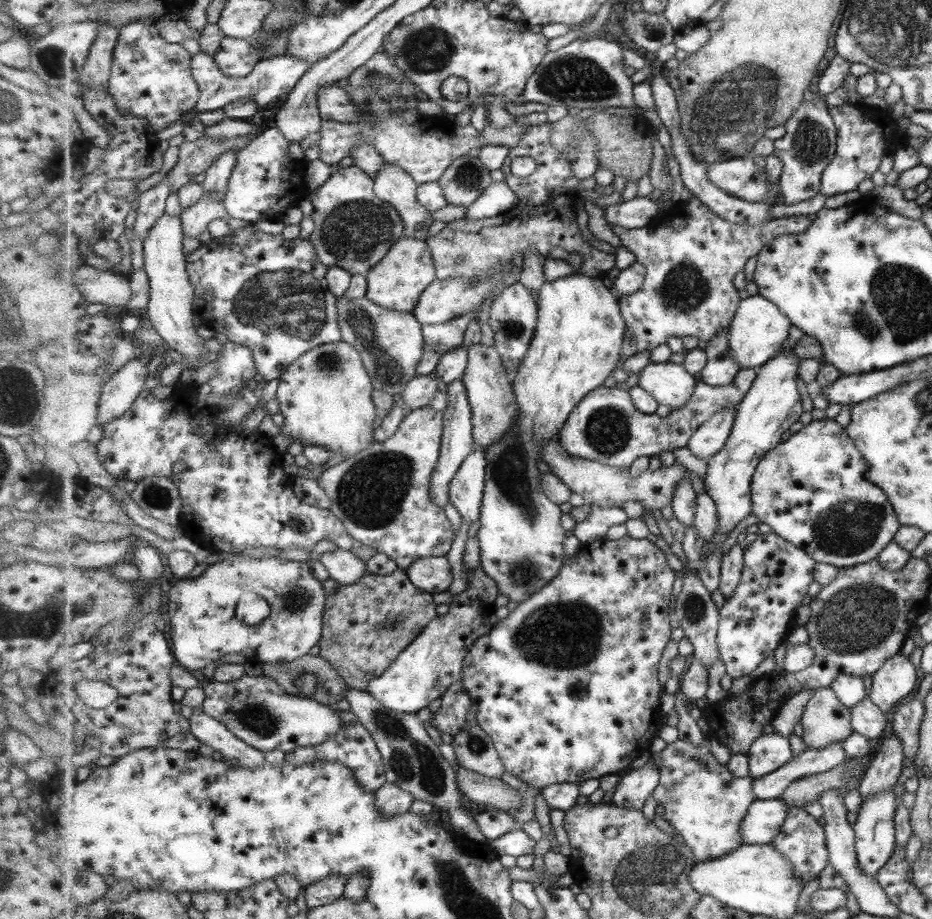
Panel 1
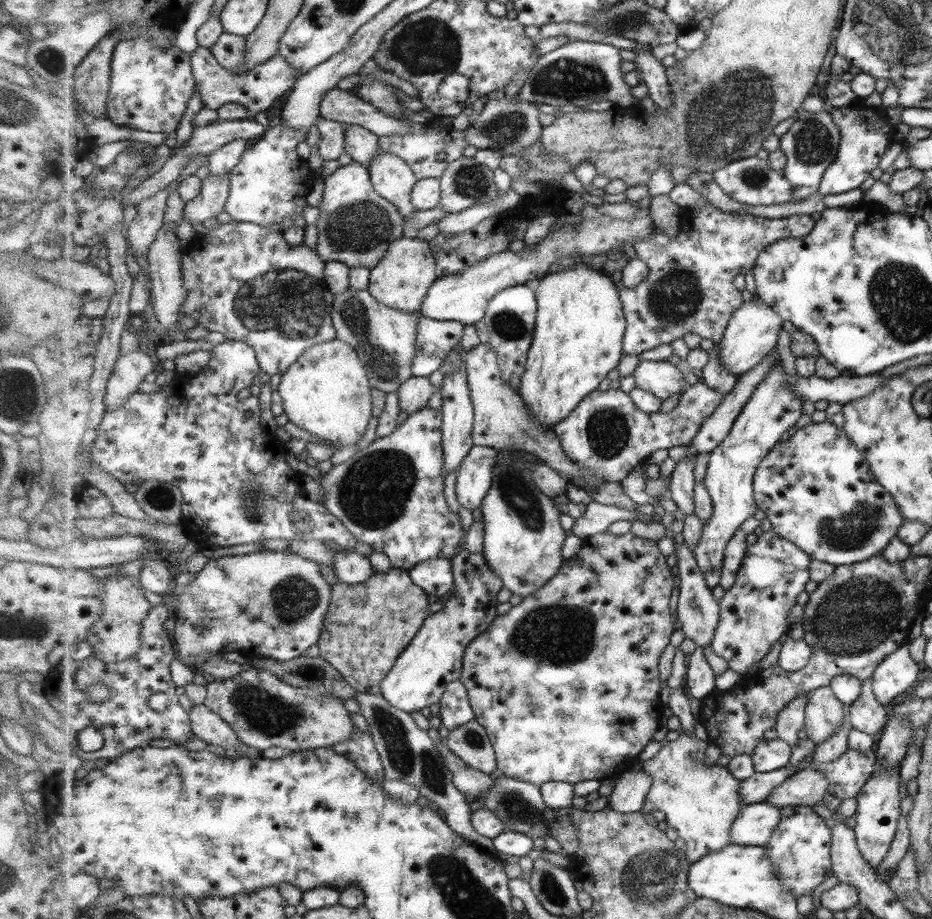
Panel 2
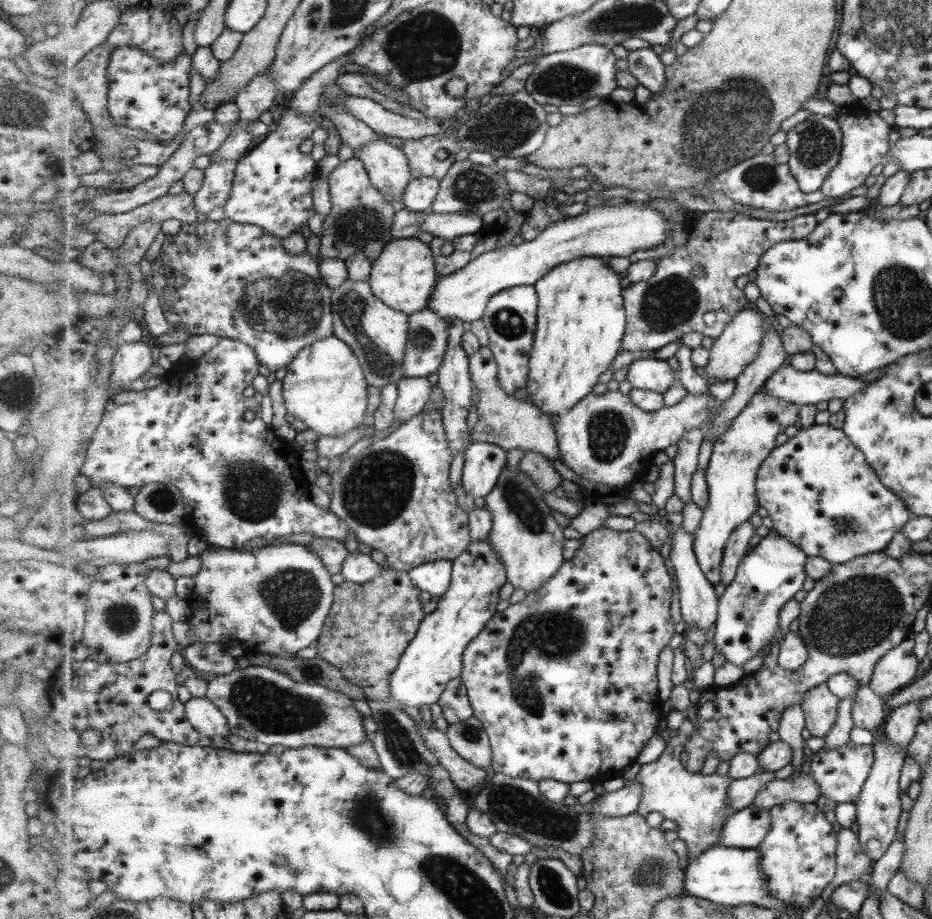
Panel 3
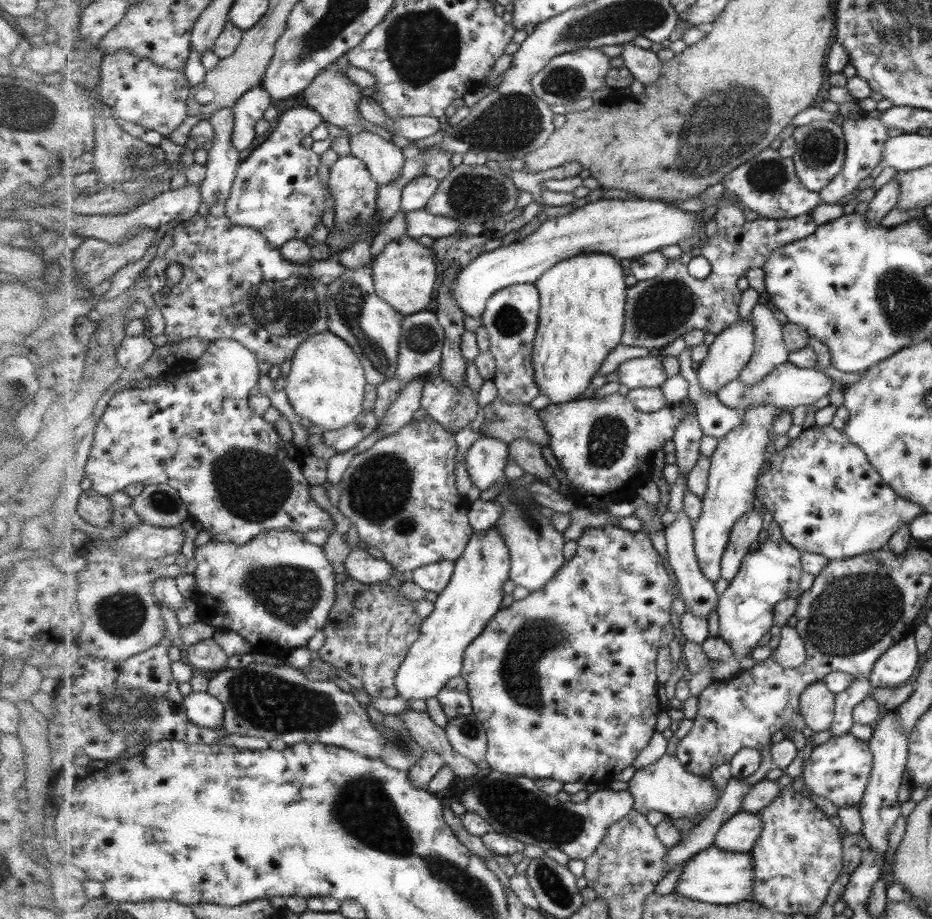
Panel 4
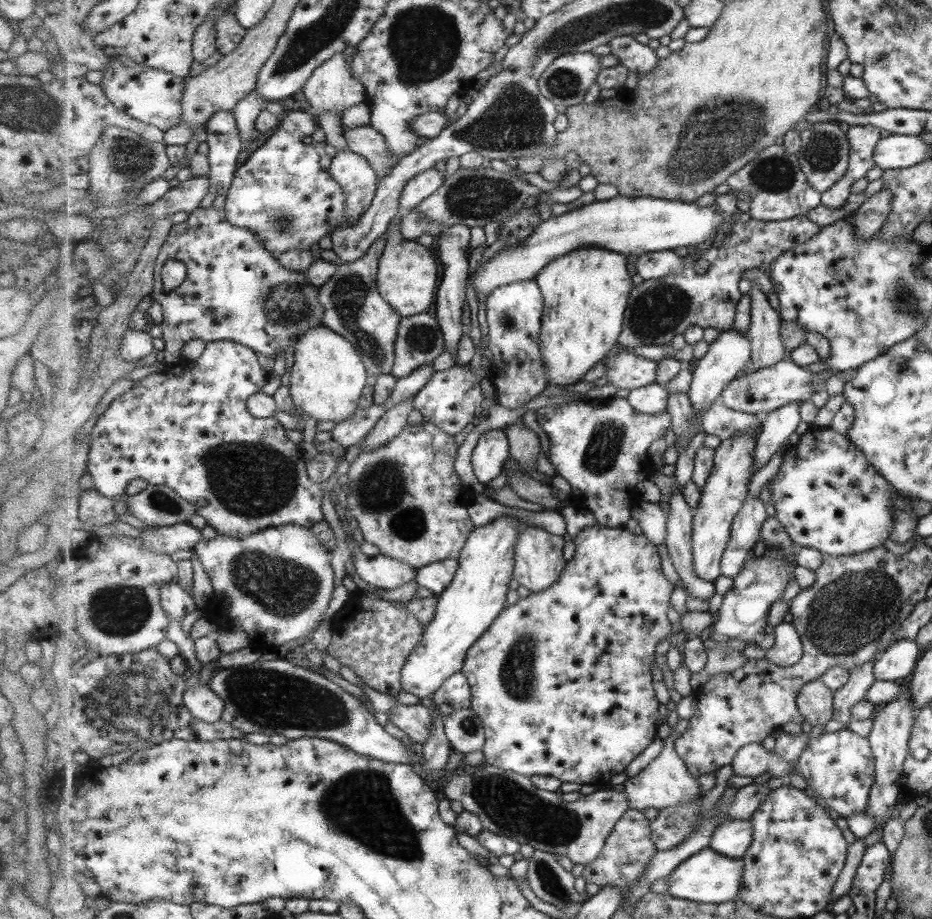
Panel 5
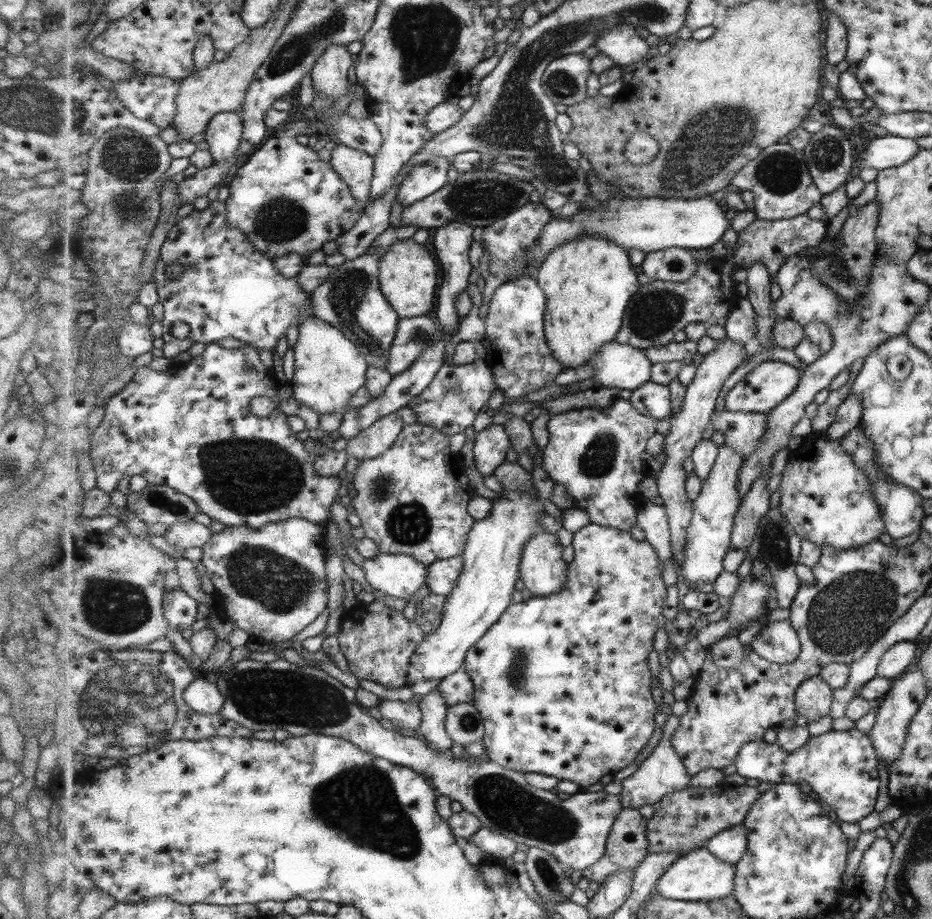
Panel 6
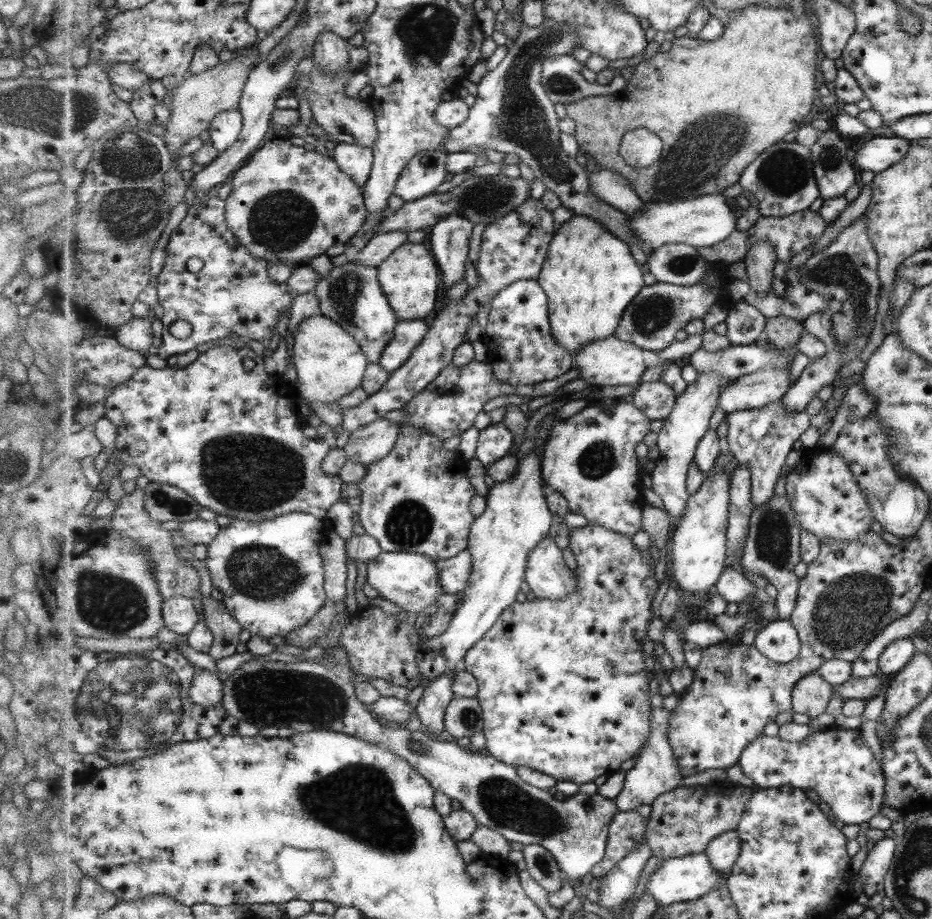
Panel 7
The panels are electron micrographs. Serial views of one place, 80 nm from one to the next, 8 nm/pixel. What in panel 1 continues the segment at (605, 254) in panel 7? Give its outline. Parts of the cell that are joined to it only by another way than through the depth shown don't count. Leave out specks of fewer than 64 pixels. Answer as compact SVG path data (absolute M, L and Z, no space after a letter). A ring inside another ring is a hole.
M572 274L565 278L559 278L555 282L545 281L541 286L538 297L539 304L539 322L536 328L535 336L533 337L531 346L519 367L517 374L513 377L514 393L518 398L518 421L514 426L514 429L510 430L502 441L488 446L486 449L486 489L484 490L483 508L480 517L480 529L479 545L481 545L481 564L483 571L495 580L495 583L499 584L499 591L504 594L510 600L522 603L529 600L533 595L538 594L545 586L550 585L552 581L560 574L563 564L565 564L565 540L567 540L567 530L561 526L561 518L563 518L563 512L559 508L559 504L552 502L546 495L546 491L543 490L542 473L539 472L537 464L541 462L543 455L539 452L539 448L542 448L542 444L550 442L550 440L559 439L563 427L567 424L567 419L570 414L577 408L577 405L597 387L603 386L603 382L613 374L616 370L616 366L622 357L622 346L626 344L624 338L627 326L626 319L623 318L622 304L620 303L619 296L613 294L610 288L603 284L602 277L591 278L587 274Z

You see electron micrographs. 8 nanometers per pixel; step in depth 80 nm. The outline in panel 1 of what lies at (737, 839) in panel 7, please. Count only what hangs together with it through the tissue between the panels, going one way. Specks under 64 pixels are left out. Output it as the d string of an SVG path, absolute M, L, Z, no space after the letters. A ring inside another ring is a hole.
M757 799L741 825L744 844L771 844L781 834L791 806L783 799Z

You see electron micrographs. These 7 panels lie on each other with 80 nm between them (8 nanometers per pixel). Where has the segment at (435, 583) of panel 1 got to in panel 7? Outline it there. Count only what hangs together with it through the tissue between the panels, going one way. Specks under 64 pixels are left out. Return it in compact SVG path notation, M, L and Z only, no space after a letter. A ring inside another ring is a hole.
M466 549L454 558L438 560L439 577L443 584L443 593L462 593L471 584L473 574L473 561L471 552Z

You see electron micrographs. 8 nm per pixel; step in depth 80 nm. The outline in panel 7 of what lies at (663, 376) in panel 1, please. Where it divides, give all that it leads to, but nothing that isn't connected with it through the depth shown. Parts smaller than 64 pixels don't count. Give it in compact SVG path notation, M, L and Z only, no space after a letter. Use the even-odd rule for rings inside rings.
M616 335L604 338L603 340L592 341L585 348L575 354L575 367L579 370L580 378L592 387L602 386L635 386L638 387L643 382L644 374L653 364L653 360L659 364L655 358L655 351L648 351L639 348L633 342L623 342Z

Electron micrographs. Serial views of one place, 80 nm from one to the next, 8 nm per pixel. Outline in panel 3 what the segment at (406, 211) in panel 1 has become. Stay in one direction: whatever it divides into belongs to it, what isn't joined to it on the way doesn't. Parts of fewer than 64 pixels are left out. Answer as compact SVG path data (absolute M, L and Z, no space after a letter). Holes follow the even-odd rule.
M381 138L360 148L355 156L363 162L374 186L384 195L392 196L396 205L405 208L404 194L415 177L403 150Z

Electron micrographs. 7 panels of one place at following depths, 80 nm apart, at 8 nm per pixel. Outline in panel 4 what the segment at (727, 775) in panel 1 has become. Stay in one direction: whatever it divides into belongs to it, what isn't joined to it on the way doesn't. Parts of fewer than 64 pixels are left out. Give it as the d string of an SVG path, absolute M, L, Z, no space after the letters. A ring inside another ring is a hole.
M683 718L677 731L667 740L667 751L662 757L657 762L637 770L628 782L629 792L636 800L634 809L637 812L649 814L651 810L657 810L670 818L692 818L695 827L718 805L724 790L719 790L715 782L707 776L688 771L677 755L680 742L692 732L693 727L694 719Z

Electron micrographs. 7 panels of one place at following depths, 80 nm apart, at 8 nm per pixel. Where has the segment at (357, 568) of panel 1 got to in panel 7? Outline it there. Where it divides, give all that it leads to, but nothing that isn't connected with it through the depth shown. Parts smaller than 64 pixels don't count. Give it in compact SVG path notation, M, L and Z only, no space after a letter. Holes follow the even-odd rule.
M406 551L382 552L378 558L366 565L367 582L378 591L380 596L406 612L414 612L416 616L423 608L435 604L437 598L443 594L437 561L429 559L427 555Z

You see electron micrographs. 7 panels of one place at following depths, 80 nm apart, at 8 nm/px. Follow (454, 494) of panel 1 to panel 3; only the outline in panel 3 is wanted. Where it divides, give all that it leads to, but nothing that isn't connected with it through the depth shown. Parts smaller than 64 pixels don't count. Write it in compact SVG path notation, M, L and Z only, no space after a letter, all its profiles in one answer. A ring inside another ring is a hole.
M473 442L465 452L461 483L467 496L486 498L498 485L507 450L491 442Z

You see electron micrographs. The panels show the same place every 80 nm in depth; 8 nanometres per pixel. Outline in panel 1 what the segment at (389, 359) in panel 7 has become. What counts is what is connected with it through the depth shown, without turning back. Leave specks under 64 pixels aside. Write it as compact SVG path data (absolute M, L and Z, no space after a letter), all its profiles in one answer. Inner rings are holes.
M473 314L446 322L423 327L426 353L418 366L419 375L435 373L439 361L449 352L464 347L466 332L471 321L476 320Z

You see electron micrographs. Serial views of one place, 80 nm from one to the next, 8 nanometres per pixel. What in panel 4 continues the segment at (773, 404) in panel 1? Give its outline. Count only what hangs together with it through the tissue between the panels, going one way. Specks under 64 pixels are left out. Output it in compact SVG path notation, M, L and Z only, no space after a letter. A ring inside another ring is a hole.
M773 405L750 406L744 413L742 423L718 439L711 455L712 465L708 476L709 486L703 499L701 519L694 524L696 554L699 566L706 578L717 582L722 578L722 559L730 545L730 534L735 524L753 511L761 468L769 461L768 450L776 418L784 412L783 407Z

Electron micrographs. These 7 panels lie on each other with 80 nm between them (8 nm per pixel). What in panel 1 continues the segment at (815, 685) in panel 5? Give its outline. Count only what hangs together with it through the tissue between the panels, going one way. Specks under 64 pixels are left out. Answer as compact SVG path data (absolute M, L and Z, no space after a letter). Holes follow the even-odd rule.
M831 686L816 689L809 704L806 706L801 720L801 729L799 730L806 748L825 748L836 742L843 742L855 731L852 725L852 709L841 702L835 690Z

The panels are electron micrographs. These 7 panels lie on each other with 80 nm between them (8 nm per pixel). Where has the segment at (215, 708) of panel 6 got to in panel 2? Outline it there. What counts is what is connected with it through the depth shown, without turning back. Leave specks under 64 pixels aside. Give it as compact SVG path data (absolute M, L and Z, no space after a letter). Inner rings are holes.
M194 704L189 711L192 720L192 729L194 736L203 740L212 749L228 752L237 757L255 758L260 756L262 751L259 749L245 746L244 742L239 738L238 734L232 729L232 726L223 720L221 716L209 710L204 704Z

